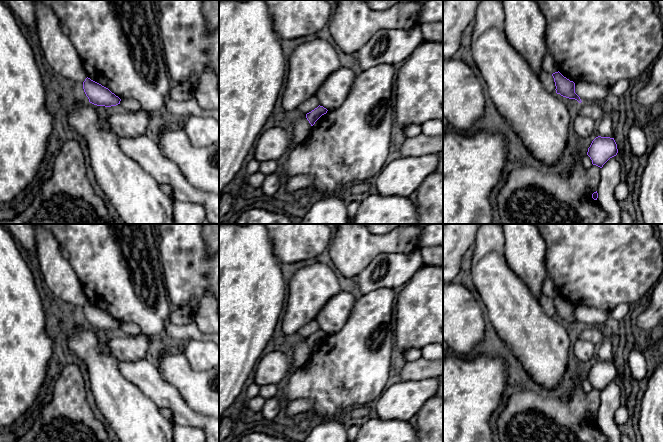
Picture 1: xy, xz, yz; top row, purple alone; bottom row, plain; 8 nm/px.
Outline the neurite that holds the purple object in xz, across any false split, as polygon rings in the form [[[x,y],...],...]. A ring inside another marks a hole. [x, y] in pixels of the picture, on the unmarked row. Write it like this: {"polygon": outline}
{"polygon": [[[318,330],[317,332],[315,332],[314,334],[312,334],[311,336],[306,338],[306,342],[309,345],[309,347],[311,348],[311,350],[313,350],[315,348],[315,346],[324,338],[327,337],[327,333],[324,332],[323,330]]]}

